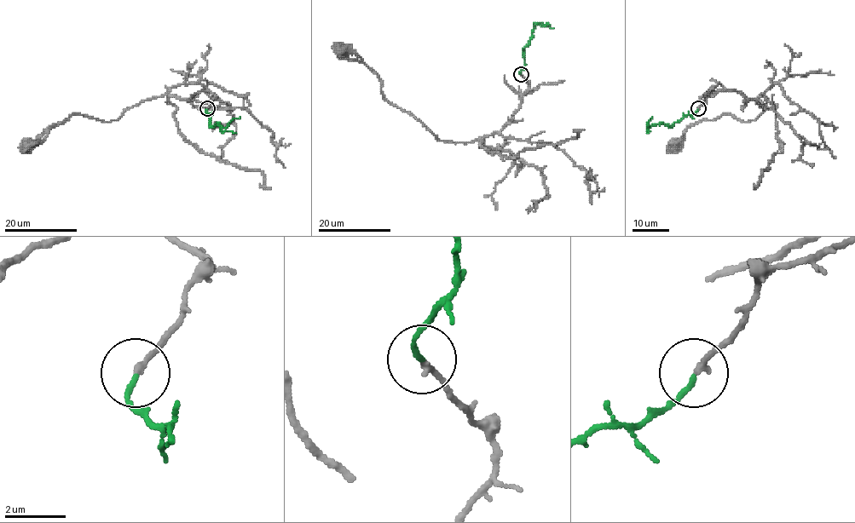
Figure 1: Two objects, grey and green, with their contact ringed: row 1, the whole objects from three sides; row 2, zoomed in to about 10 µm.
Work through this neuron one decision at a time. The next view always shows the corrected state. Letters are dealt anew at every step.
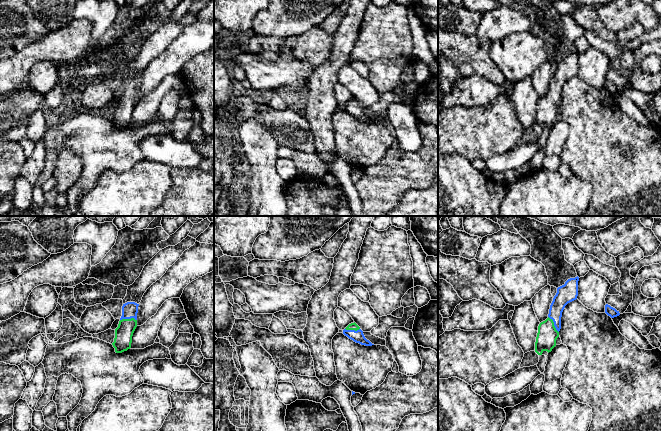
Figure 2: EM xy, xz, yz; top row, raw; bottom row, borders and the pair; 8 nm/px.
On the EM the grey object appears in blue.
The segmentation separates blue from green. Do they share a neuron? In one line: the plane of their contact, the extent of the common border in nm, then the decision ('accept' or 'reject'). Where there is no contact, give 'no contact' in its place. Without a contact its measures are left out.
contact in xy; length 140 nm; accept

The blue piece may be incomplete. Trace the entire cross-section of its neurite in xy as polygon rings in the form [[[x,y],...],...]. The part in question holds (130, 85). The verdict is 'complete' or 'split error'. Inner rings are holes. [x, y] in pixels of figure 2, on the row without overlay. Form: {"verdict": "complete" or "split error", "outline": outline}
{"verdict": "split error", "outline": [[[127,78],[122,82],[122,92],[115,105],[115,114],[112,119],[116,129],[122,129],[131,124],[132,112],[137,103],[137,89],[139,80]]]}

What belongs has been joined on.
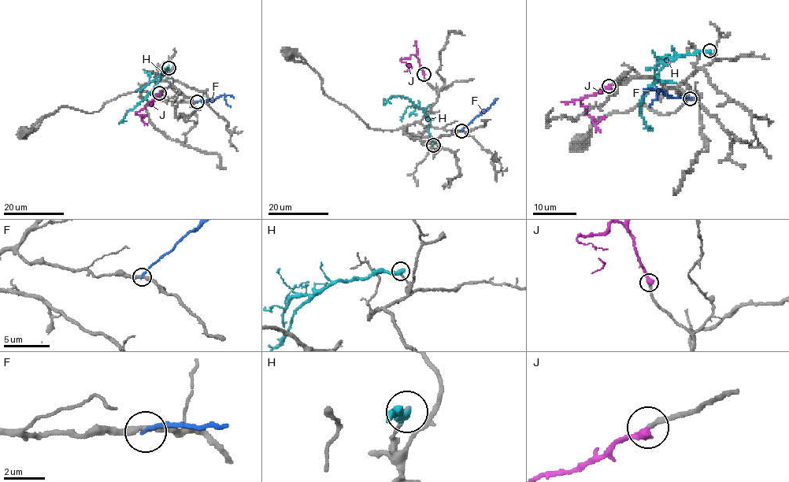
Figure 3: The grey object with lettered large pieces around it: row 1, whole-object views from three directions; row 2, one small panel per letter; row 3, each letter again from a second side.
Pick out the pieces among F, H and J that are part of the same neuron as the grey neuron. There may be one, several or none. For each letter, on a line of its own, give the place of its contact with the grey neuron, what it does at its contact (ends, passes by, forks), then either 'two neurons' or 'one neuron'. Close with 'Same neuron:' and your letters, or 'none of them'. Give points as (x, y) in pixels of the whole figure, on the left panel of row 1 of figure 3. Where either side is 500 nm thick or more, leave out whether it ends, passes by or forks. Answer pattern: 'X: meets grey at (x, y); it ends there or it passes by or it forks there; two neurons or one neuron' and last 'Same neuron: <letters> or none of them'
F: meets grey at (197, 101); it ends there; two neurons
H: meets grey at (168, 68); it ends there; two neurons
J: meets grey at (159, 93); it ends there; one neuron
Same neuron: J

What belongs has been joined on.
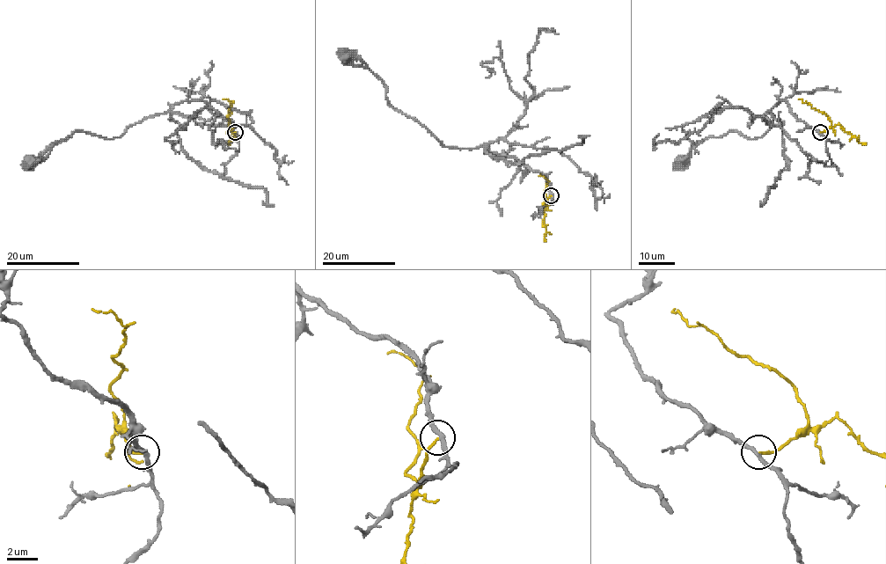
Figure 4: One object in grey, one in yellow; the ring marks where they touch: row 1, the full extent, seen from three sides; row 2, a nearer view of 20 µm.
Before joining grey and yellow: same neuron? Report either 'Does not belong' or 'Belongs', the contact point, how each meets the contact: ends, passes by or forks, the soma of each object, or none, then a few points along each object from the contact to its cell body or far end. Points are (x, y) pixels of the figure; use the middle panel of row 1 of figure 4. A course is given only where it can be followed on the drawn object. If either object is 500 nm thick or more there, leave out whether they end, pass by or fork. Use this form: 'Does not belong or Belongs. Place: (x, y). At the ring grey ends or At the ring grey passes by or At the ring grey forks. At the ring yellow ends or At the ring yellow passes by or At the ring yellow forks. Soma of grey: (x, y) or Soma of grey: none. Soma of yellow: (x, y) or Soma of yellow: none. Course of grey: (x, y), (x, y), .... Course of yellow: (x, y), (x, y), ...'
Does not belong. Place: (551, 195). At the ring grey passes by. At the ring yellow ends. Soma of grey: (345, 56). Soma of yellow: none. Course of grey: (551, 195), (547, 179), (516, 157), (483, 146), (445, 147), (392, 106), (381, 79), (344, 56). Course of yellow: (551, 195), (546, 206), (544, 193), (547, 179), (538, 175)

